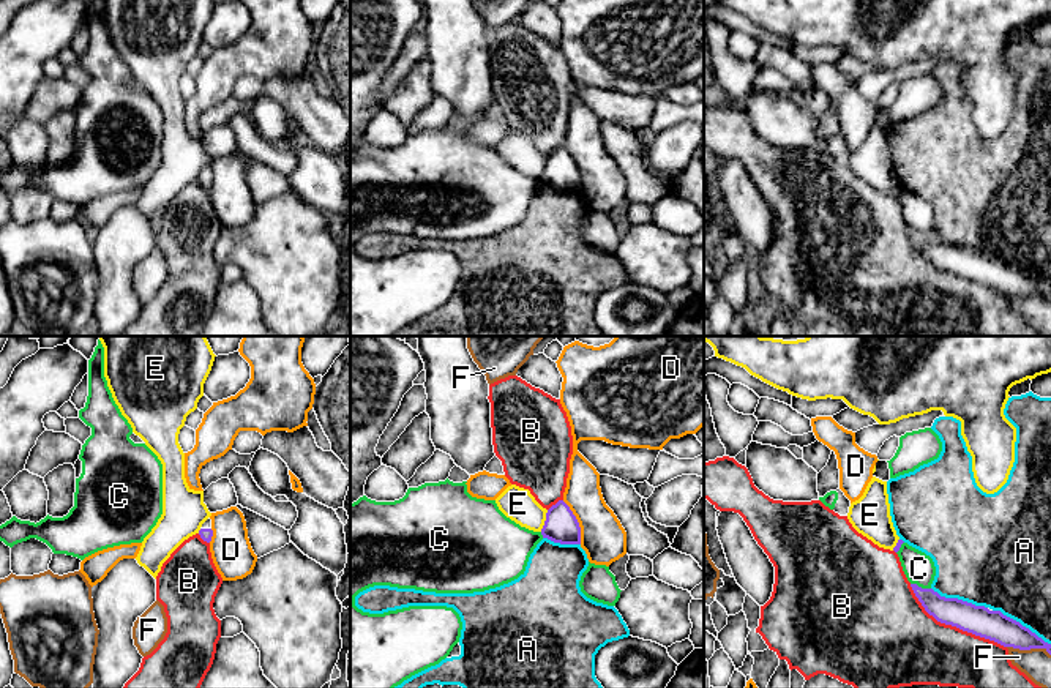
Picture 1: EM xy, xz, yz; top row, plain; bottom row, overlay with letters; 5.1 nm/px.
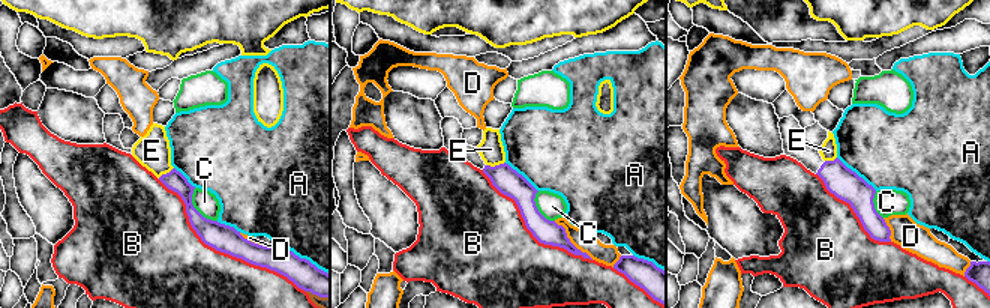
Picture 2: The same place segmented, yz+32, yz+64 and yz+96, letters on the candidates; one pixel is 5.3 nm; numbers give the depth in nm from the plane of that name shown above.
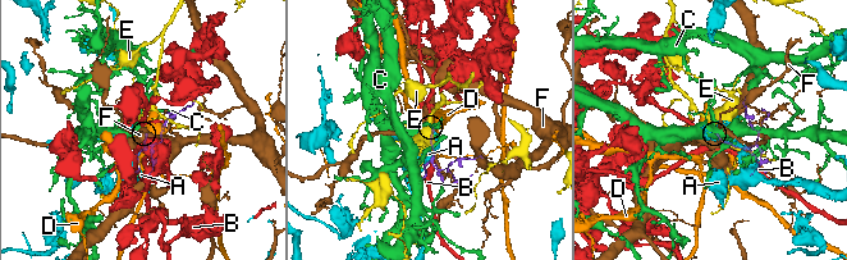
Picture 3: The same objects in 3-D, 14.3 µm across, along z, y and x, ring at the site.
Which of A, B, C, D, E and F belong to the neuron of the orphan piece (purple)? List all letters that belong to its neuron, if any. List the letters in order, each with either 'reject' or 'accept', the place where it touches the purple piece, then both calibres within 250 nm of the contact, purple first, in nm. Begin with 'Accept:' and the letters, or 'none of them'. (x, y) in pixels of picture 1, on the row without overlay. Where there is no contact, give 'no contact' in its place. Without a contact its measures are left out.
Accept: none of them
A: reject; contact yz (1020, 270); calibres 150 and 380 nm
B: reject; contact yz (953, 272); calibres 150 and 380 nm
C: reject; contact yz (920, 234); calibres 140 and 160 nm
D: reject; contact xz (578, 169); calibres 170 and 240 nm
E: reject; contact xz (545, 168); calibres 170 and 170 nm
F: reject; contact yz (1029, 295); calibres 150 and 160 nm

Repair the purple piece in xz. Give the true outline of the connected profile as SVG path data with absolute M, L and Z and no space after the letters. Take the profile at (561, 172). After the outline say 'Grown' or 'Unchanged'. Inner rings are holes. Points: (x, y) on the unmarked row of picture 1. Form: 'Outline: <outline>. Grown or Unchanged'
Outline: M563 147L548 156L541 181L560 191L581 191L579 169Z. Unchanged

